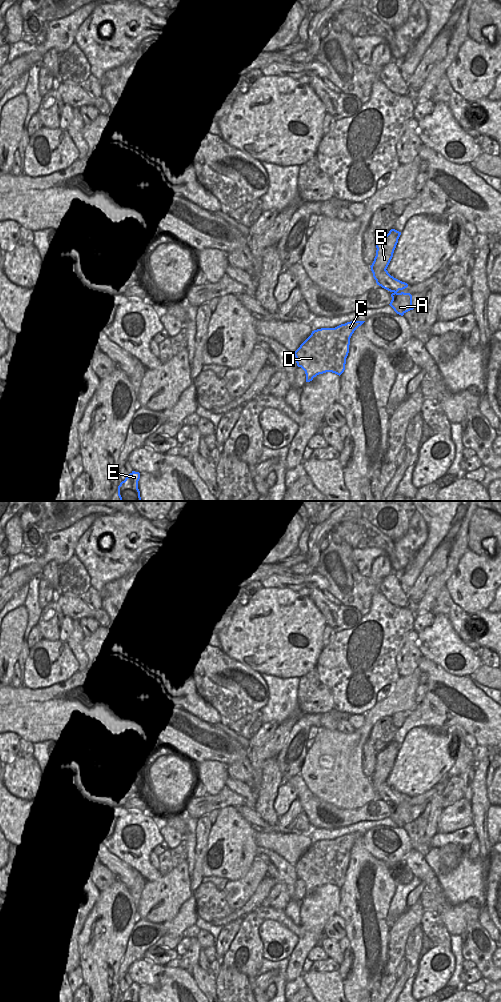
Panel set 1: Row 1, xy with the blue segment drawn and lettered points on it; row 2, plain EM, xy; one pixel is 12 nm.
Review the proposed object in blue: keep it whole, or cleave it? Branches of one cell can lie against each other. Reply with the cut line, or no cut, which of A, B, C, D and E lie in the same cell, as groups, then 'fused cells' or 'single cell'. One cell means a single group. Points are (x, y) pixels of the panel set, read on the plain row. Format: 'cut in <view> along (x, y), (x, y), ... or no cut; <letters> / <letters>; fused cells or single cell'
cut in xy along (385, 781), (378, 787), (376, 792); A E / B C D; fused cells

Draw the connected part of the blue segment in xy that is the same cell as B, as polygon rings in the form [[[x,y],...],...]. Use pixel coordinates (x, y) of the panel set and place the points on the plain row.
[[[393,741],[390,748],[380,753],[376,758],[376,768],[372,777],[370,778],[375,792],[377,792],[377,789],[380,785],[387,781],[393,769],[393,765],[398,755],[400,747],[401,744]]]

